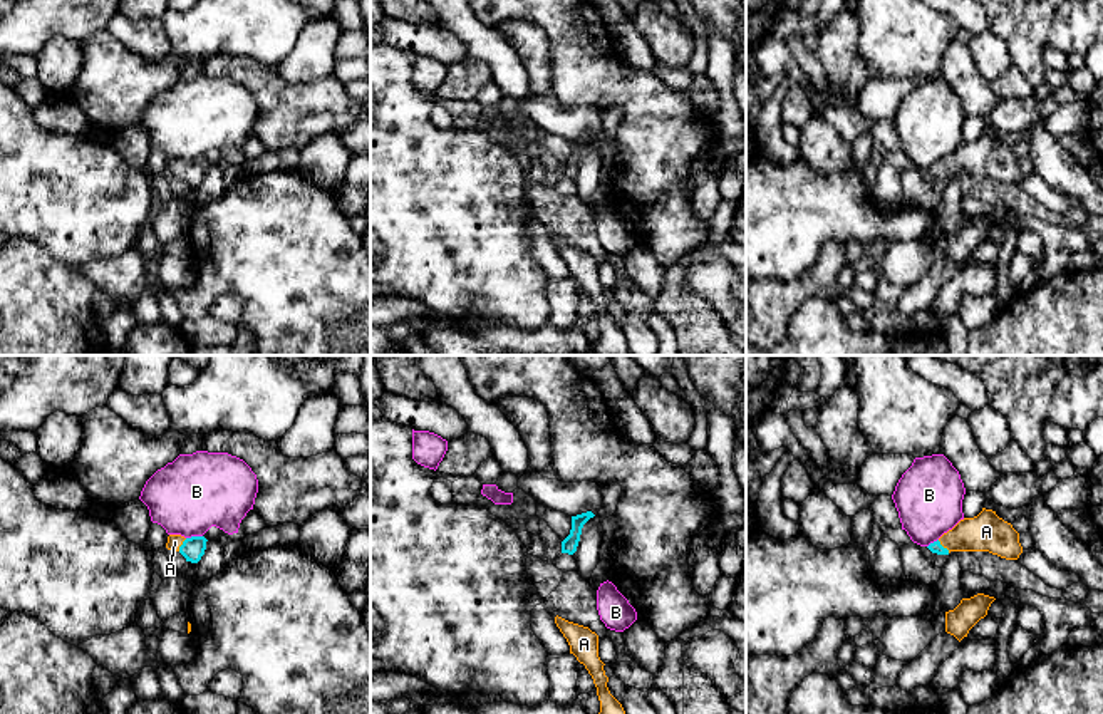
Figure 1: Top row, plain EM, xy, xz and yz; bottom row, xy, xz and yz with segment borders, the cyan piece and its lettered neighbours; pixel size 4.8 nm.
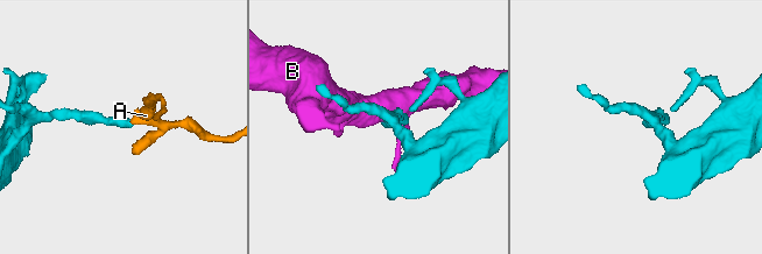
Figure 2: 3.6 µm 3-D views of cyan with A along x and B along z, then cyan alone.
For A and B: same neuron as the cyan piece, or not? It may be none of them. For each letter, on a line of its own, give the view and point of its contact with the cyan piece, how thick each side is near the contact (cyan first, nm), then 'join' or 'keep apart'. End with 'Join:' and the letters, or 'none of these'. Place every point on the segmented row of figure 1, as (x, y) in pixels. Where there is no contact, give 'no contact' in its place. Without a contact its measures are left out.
A: yz (942, 547) | 60/190 nm | join
B: xy (193, 537) | 110/360 nm | keep apart
Join: A

